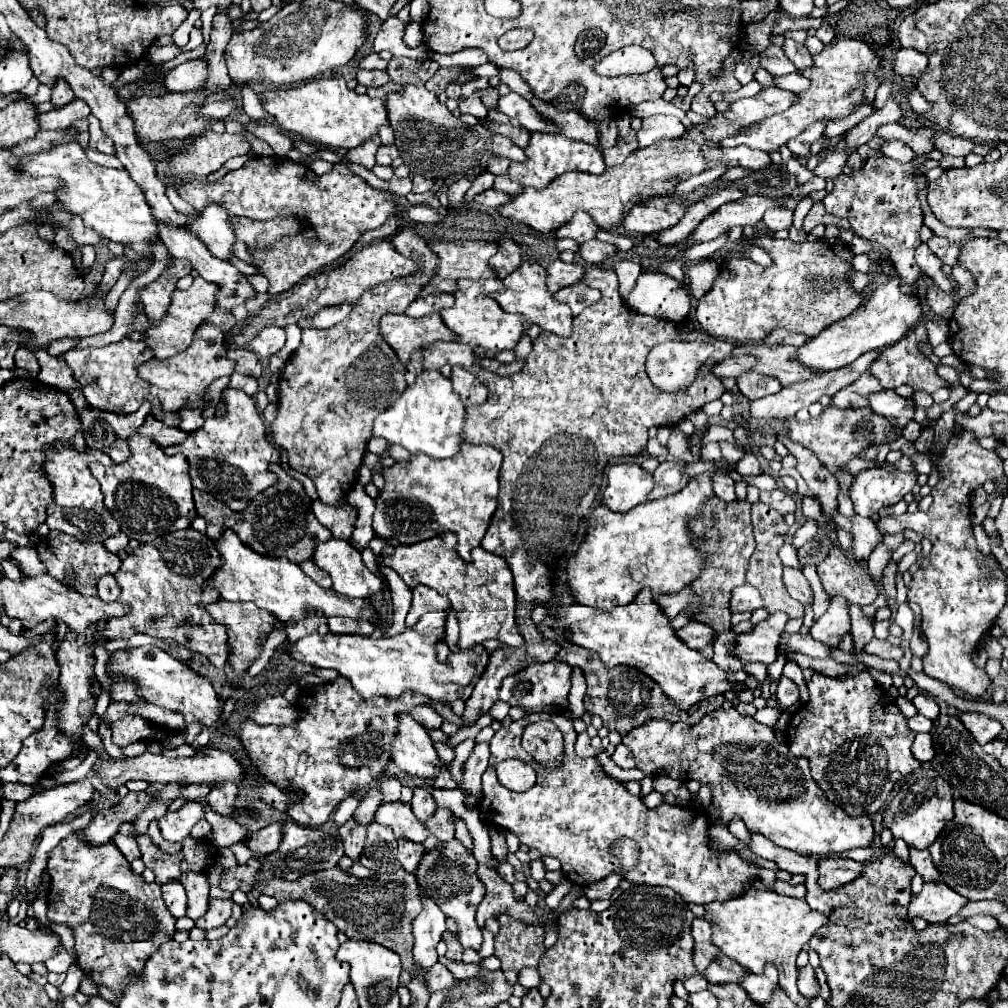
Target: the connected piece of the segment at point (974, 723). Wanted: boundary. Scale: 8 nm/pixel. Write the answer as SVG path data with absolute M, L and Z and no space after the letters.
M961 712L959 720L965 724L965 728L973 734L973 738L979 744L987 744L989 740L995 740L1001 732L1001 724L997 720L979 712Z

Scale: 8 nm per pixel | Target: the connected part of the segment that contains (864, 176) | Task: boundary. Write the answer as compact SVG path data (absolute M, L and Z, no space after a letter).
M887 156L883 158L869 158L863 170L853 172L851 176L841 174L835 178L833 190L823 198L823 204L829 214L847 218L851 230L869 242L885 246L889 252L889 262L897 268L901 290L905 294L913 294L917 290L917 280L921 276L921 268L917 266L913 254L915 248L921 244L919 228L923 226L923 214L917 200L919 188L925 186L925 176L913 176L913 168L923 164L927 156L917 156L913 162L901 164Z

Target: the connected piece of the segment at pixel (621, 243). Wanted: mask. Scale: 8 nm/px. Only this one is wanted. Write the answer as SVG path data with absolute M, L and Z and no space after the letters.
M603 229L598 230L596 239L602 242L613 244L621 251L630 250L638 242L637 238L630 238Z

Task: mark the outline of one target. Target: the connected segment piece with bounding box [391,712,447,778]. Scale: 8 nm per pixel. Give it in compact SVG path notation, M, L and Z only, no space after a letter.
M409 712L397 716L397 734L391 742L391 760L407 774L417 778L435 778L447 766L439 762L427 730L417 724Z

